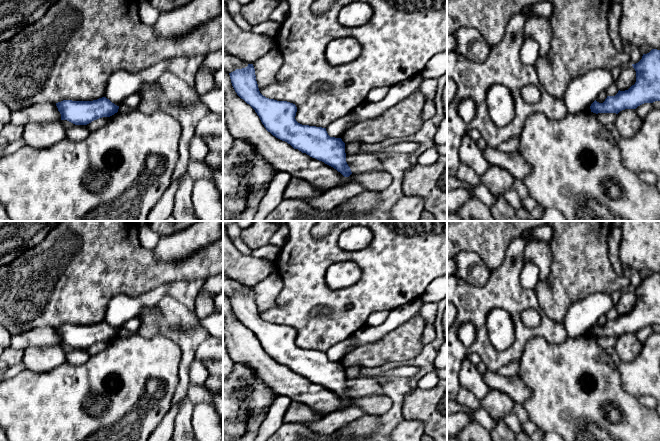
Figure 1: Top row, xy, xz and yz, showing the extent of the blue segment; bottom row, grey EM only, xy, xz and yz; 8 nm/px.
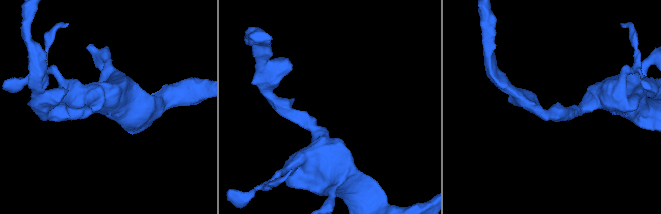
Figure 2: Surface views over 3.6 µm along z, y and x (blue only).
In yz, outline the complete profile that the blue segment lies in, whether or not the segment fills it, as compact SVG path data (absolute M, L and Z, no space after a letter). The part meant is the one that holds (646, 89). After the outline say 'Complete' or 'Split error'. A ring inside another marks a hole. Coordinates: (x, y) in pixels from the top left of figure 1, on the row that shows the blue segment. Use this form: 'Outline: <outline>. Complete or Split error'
Outline: M652 49L642 59L632 64L636 71L636 82L628 90L607 96L603 103L591 104L593 113L616 113L625 109L636 109L644 103L660 101L660 50Z. Complete

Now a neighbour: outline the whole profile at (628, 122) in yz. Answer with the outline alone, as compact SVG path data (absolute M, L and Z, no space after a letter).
M625 109L617 114L615 126L620 137L631 138L640 130L642 123L643 119L635 109Z

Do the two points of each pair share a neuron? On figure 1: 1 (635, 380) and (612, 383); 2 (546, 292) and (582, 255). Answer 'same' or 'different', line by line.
1: different
2: same

